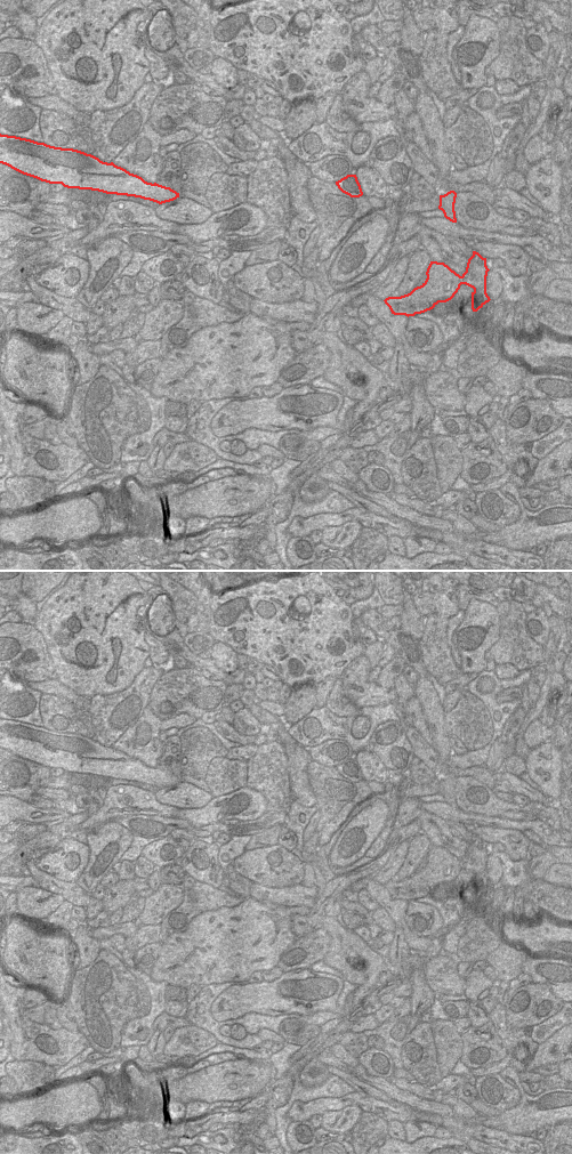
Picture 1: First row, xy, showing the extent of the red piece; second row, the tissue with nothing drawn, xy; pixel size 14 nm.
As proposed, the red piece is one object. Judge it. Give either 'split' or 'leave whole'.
split

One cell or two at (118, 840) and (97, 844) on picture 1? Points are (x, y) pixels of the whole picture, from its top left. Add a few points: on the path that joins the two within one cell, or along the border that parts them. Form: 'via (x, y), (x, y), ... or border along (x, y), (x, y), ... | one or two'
via (113, 840), (102, 844) | one

